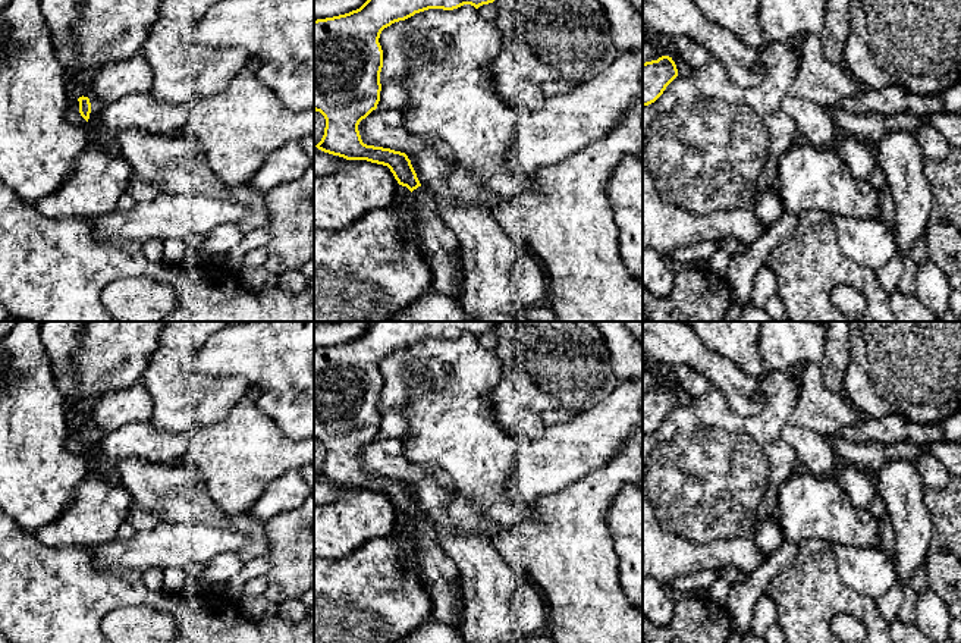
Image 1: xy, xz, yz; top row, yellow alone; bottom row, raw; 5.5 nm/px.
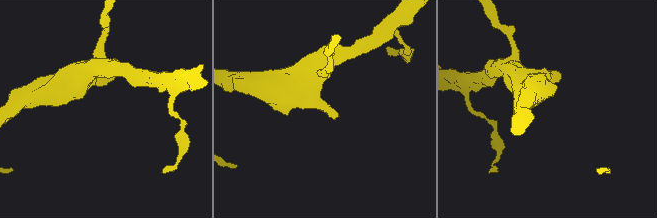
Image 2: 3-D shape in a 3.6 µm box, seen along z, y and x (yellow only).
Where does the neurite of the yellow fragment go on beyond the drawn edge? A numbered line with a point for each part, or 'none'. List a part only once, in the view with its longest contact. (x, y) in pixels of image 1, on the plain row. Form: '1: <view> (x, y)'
1: xy (97, 435)

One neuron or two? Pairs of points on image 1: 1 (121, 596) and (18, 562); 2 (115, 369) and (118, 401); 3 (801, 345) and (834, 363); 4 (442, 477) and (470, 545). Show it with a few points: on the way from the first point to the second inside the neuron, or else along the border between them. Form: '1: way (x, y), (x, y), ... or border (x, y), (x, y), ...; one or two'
1: way (96, 593), (50, 593), (43, 586); one
2: border (140, 379), (125, 388), (106, 391), (91, 401); two
3: border (825, 336), (825, 354), (817, 364); two
4: border (413, 480), (433, 477), (455, 493); two

